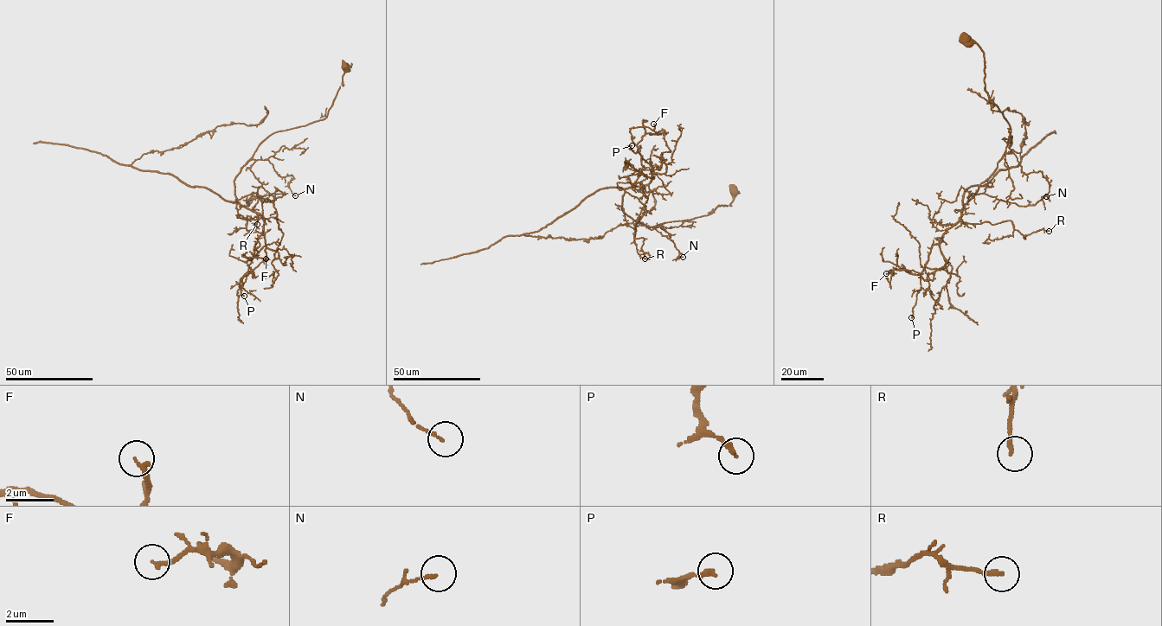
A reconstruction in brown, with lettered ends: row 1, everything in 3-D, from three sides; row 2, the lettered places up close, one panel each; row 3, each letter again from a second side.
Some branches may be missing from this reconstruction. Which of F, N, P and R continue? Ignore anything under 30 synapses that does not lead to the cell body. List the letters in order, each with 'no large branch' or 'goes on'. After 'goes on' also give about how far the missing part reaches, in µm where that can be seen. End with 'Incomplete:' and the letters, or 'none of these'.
F: no large branch
N: no large branch
P: no large branch
R: no large branch
Incomplete: none of these

